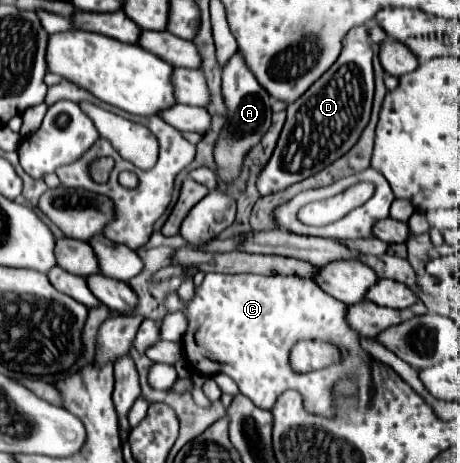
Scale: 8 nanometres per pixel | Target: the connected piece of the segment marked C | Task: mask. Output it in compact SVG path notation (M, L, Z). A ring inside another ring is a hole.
M209 272L205 274L205 280L201 286L195 288L195 296L189 302L183 302L177 292L169 292L165 296L165 308L167 312L183 312L187 318L187 332L183 336L183 353L193 372L203 376L213 374L227 374L231 376L241 394L245 394L257 408L271 410L277 402L277 398L283 394L283 390L297 390L303 396L303 406L309 414L321 416L321 418L335 418L337 416L337 404L335 404L335 384L339 380L353 380L353 384L359 388L361 394L367 398L375 394L375 378L373 378L373 366L381 364L375 360L363 346L361 338L353 328L349 328L347 322L347 306L339 302L337 298L325 294L313 280L305 278L293 278L293 276L259 276L259 274L221 274L221 272ZM313 338L313 340L329 340L339 346L349 348L349 358L343 360L339 366L333 364L325 370L309 372L303 376L297 376L289 368L289 350L297 340Z

